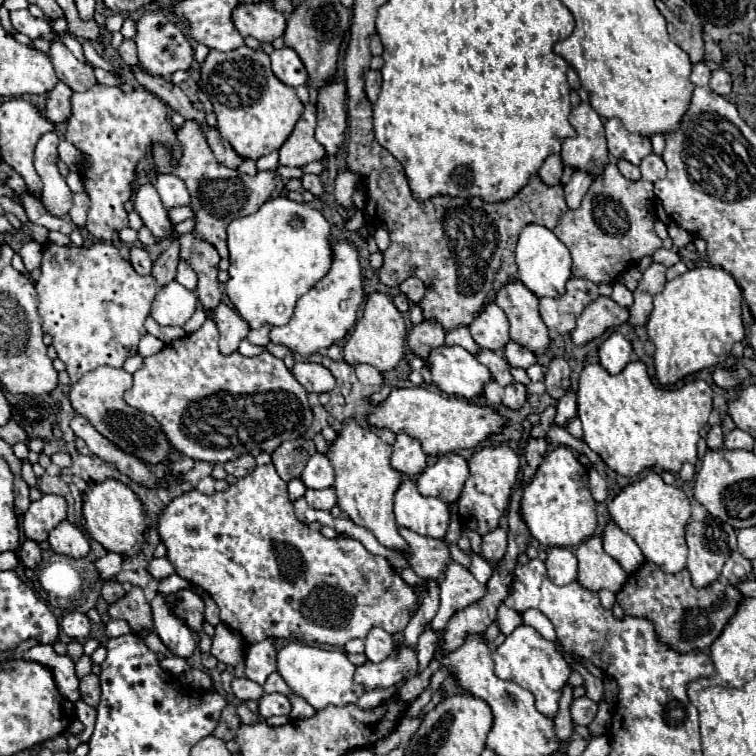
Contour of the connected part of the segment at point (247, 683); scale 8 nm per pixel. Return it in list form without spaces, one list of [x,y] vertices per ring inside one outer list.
[[[246,677],[244,679],[234,679],[232,681],[232,691],[234,691],[236,699],[240,699],[240,701],[258,701],[264,695],[262,687],[258,683],[246,679]]]

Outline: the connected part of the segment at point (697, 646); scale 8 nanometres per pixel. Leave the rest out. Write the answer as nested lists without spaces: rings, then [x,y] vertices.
[[[648,561],[636,573],[632,573],[628,577],[628,581],[626,581],[626,587],[622,587],[620,593],[616,593],[616,601],[624,609],[624,613],[630,615],[630,617],[644,617],[644,619],[648,619],[654,625],[654,631],[656,631],[658,639],[662,643],[670,645],[670,649],[674,649],[676,653],[708,651],[710,645],[724,631],[724,627],[730,621],[730,617],[738,611],[742,599],[744,599],[744,595],[734,585],[724,585],[720,581],[714,581],[712,585],[708,585],[704,589],[696,589],[690,583],[690,573],[686,569],[676,573],[676,575],[664,575],[660,567],[656,567],[654,563],[648,563]]]

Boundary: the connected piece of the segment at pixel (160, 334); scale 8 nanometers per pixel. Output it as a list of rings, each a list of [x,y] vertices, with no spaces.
[[[150,317],[146,319],[146,331],[148,331],[150,335],[162,339],[166,345],[172,343],[172,341],[176,341],[176,339],[182,339],[182,337],[186,335],[182,327],[162,327],[162,325],[154,323],[154,319],[150,319]]]

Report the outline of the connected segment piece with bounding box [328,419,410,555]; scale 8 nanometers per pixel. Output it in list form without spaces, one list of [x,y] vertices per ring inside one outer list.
[[[348,421],[338,435],[338,439],[328,449],[328,459],[334,467],[336,481],[334,491],[338,497],[338,507],[360,527],[374,533],[374,537],[390,551],[406,555],[410,551],[408,543],[400,537],[398,525],[392,513],[394,493],[402,483],[402,473],[390,467],[392,449],[386,445],[370,427],[360,427],[356,421]]]

